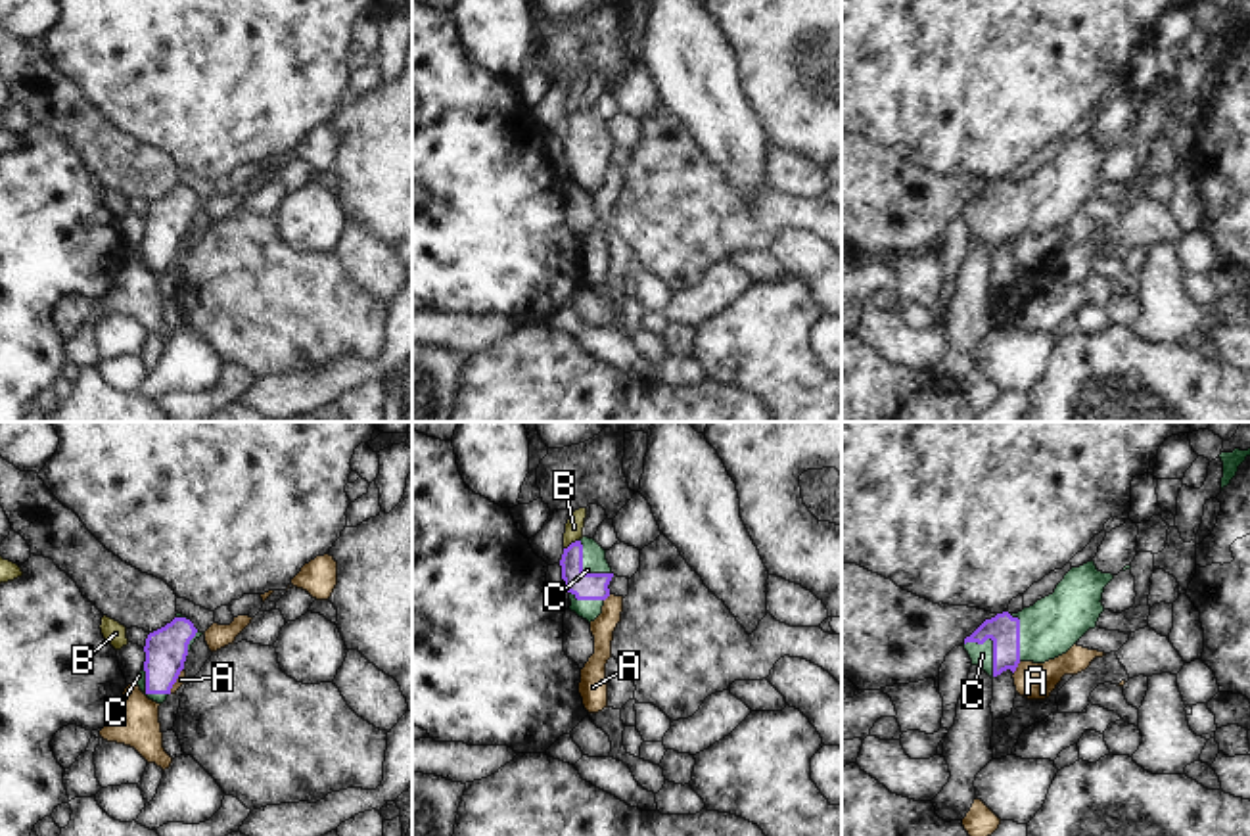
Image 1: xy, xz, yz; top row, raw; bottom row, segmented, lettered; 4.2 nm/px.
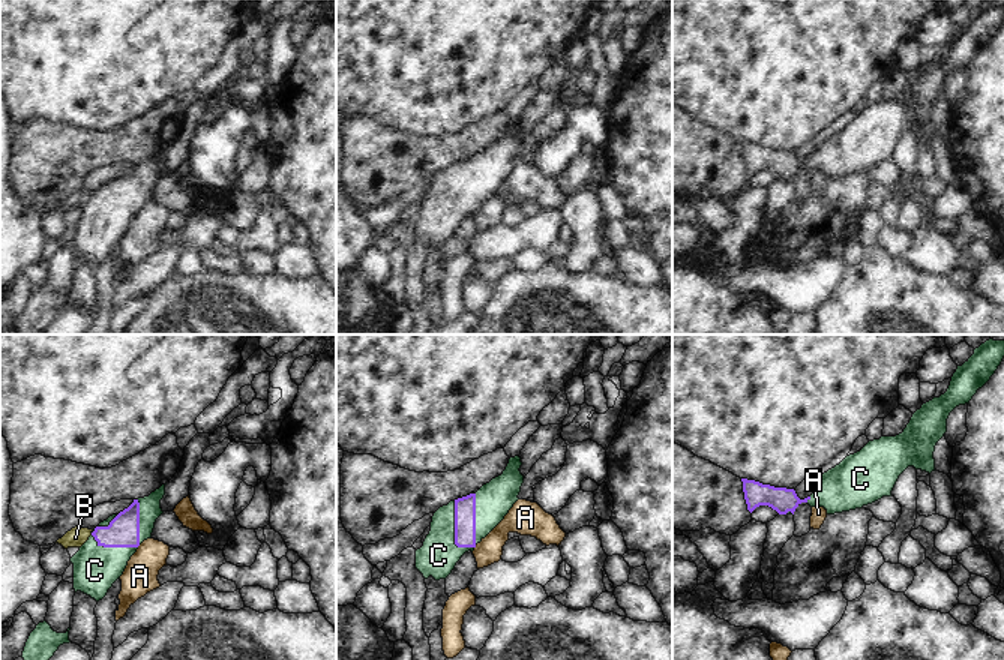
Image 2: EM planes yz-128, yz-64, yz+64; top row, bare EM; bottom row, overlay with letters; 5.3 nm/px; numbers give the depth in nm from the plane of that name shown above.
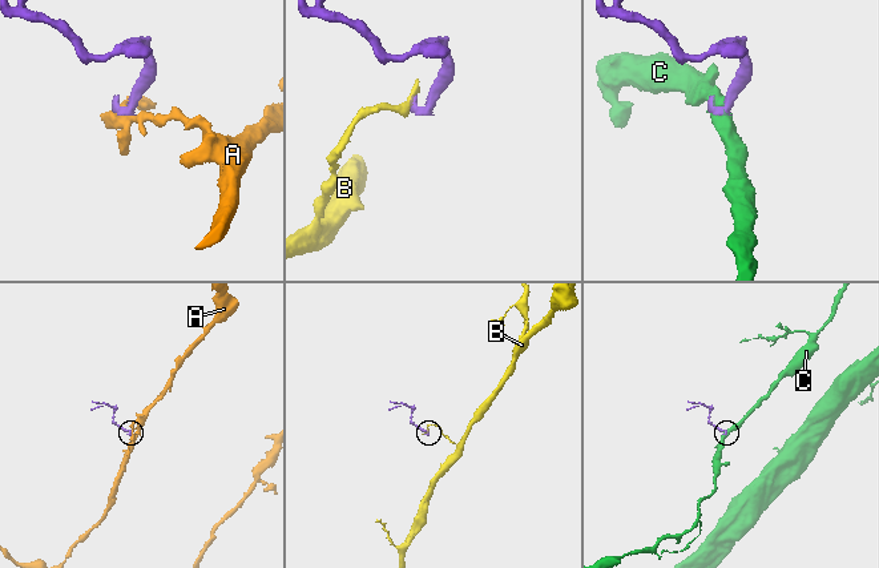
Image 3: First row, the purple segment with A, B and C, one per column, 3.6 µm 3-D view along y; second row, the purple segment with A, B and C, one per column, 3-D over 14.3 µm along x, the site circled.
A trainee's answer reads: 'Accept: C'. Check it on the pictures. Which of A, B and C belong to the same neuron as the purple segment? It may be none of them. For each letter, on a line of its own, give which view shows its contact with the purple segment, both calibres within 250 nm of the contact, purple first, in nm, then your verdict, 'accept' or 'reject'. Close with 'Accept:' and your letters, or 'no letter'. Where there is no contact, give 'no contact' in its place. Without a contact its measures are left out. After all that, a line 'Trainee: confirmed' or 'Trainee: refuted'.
A: yz | 140/160 nm | reject
B: xz | 110/80 nm | reject
C: yz | 140/100 nm | accept
Accept: C
Trainee: confirmed

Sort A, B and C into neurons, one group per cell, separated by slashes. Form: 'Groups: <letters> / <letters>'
Groups: A / B / C.

